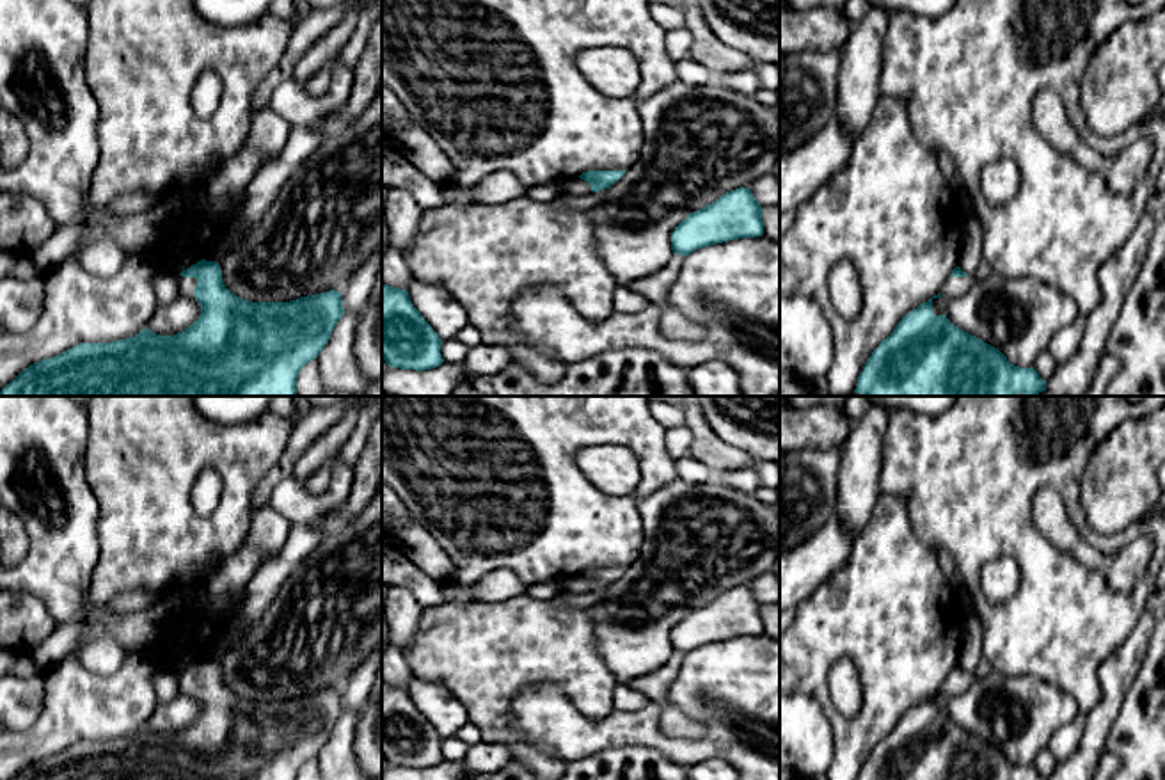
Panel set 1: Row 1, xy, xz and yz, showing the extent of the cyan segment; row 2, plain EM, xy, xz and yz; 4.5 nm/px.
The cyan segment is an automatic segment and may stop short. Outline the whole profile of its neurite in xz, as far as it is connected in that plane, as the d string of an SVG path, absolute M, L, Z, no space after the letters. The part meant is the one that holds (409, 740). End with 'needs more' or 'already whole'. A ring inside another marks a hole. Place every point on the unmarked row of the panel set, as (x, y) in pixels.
M382 681L382 757L391 766L433 768L444 760L440 752L442 737L414 705L408 689Z; already whole

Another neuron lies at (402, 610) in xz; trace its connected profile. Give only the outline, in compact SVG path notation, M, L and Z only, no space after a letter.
M387 588L384 615L389 625L389 647L394 647L405 654L417 633L423 609L424 608L416 601L408 588Z

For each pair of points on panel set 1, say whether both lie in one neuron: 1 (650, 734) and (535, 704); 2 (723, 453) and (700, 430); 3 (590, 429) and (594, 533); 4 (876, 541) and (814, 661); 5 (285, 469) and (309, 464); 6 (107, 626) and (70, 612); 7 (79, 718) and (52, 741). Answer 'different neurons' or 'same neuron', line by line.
1: same neuron
2: same neuron
3: same neuron
4: same neuron
5: different neurons
6: different neurons
7: same neuron

